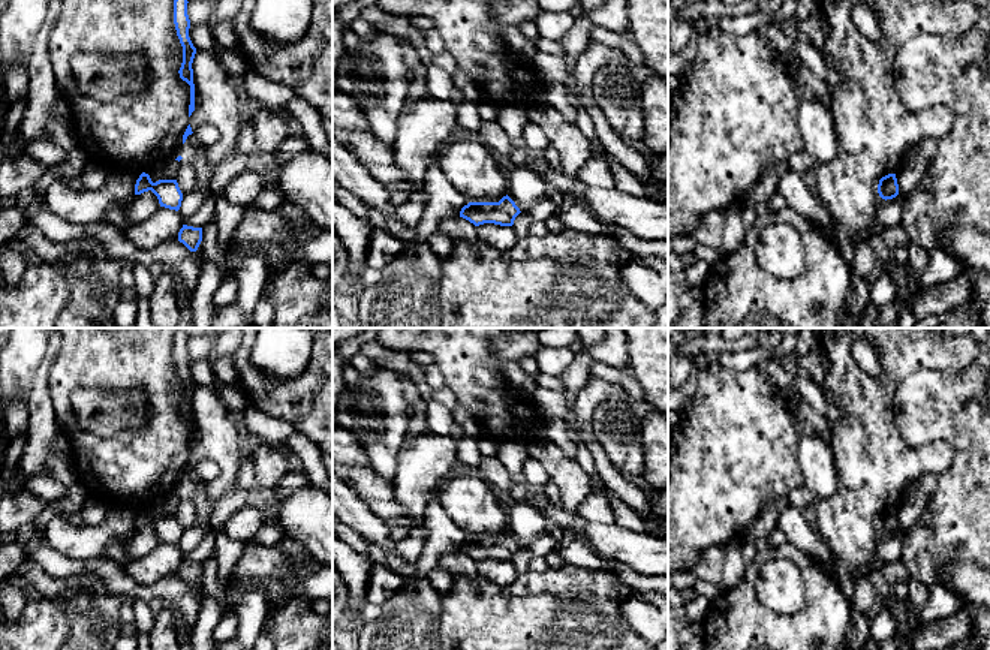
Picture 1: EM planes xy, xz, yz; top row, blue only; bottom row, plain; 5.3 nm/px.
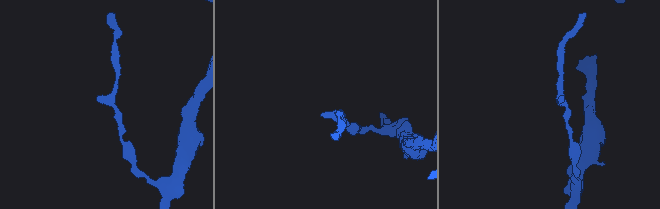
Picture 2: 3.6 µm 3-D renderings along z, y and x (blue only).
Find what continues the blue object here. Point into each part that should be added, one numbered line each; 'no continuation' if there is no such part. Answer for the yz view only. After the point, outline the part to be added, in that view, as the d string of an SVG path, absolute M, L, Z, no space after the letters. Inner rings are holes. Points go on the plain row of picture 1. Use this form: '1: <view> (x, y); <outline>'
no continuation

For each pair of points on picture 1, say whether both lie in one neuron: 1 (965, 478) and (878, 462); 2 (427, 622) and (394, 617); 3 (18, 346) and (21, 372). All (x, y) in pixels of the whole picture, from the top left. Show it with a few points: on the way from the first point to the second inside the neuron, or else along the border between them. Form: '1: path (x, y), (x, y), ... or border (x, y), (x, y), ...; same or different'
1: border (945, 441), (953, 451), (953, 462), (936, 475); different
2: path (420, 622), (409, 622), (402, 617); same
3: path (18, 352), (18, 366); same

